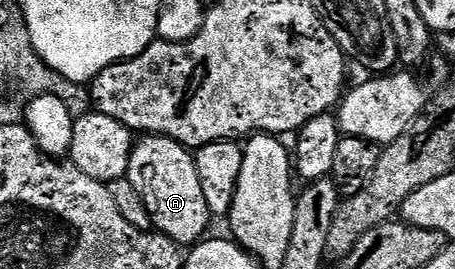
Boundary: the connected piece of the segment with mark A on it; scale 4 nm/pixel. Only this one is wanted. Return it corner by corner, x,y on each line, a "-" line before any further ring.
141,135
132,145
126,179
138,190
138,198
146,202
155,231
181,246
195,246
205,239
204,231
214,217
202,195
202,182
198,182
195,155
183,144
165,136

